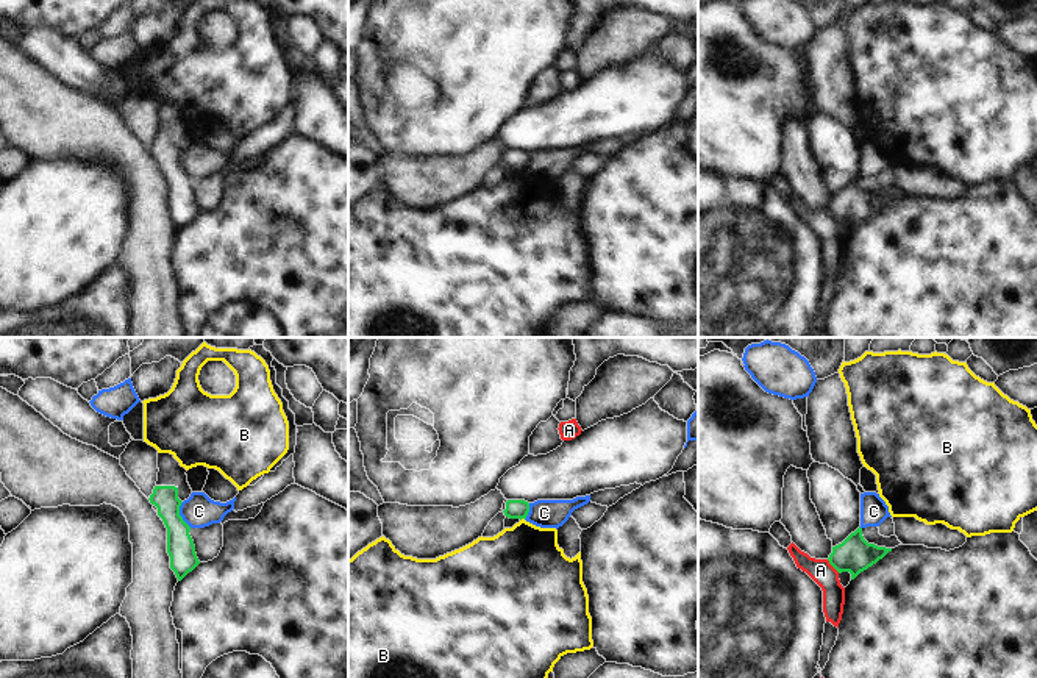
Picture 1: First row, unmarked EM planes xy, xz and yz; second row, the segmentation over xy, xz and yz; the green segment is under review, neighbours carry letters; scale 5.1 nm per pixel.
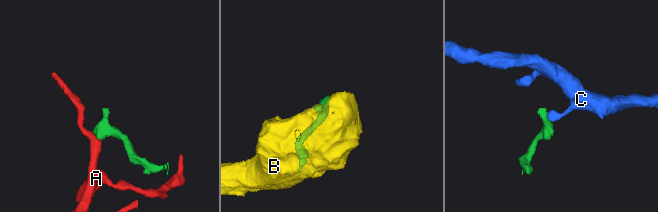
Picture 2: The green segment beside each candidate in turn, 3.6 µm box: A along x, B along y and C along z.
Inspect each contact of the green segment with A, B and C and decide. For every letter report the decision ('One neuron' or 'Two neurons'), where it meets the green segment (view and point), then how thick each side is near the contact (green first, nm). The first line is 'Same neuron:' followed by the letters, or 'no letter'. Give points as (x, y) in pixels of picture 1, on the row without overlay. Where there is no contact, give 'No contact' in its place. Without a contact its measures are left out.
Same neuron: no letter
A: Two neurons. Touches green at yz (833, 216). Thickness 190 nm (green) against 120 nm
B: Two neurons. Touches green at xz (522, 167). Thickness 100 nm (green) against 420 nm
C: Two neurons. Touches green at xy (178, 164). Thickness 140 nm (green) against 170 nm.

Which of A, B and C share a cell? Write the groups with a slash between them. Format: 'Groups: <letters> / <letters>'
Groups: A / B / C.

